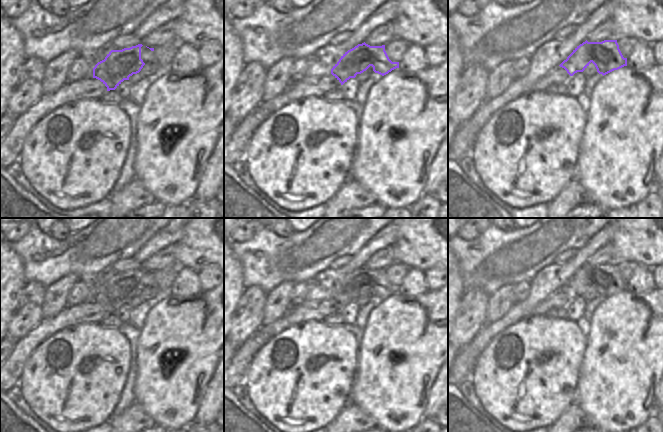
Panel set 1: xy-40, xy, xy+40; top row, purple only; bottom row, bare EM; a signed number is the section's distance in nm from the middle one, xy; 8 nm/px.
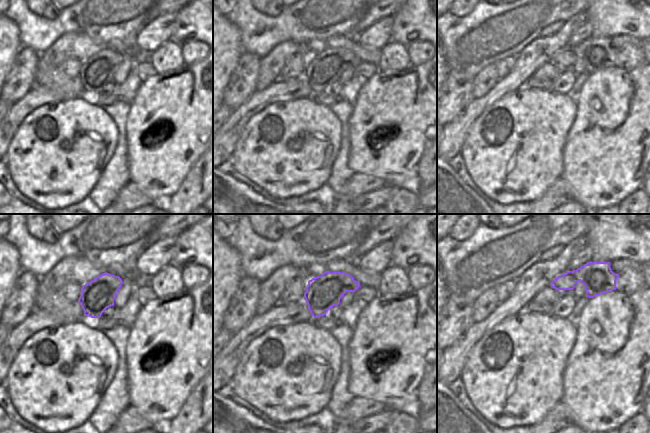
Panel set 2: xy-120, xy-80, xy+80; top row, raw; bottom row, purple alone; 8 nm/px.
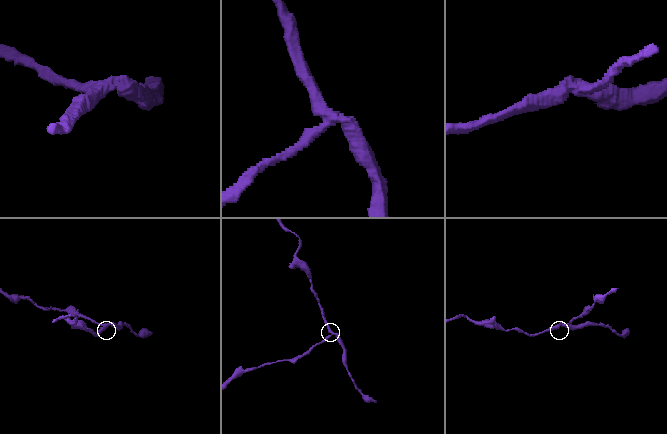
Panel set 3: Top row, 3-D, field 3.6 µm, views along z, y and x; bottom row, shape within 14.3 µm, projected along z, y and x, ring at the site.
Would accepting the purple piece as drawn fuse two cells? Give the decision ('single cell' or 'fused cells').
fused cells

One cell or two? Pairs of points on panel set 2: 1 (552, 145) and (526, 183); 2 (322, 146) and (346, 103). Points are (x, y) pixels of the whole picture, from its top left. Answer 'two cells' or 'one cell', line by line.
1: one cell
2: two cells

